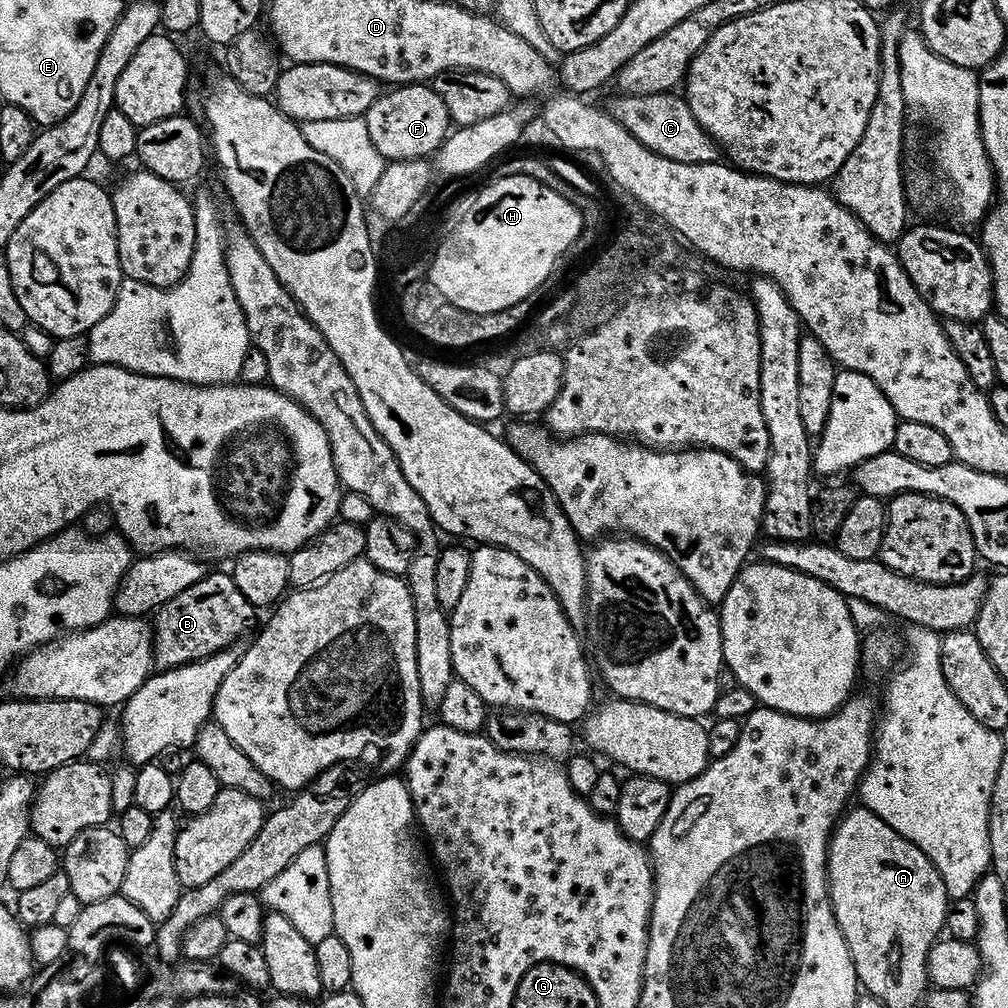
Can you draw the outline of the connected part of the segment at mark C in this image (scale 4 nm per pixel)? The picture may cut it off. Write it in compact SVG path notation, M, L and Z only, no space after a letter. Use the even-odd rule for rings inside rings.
M676 94L659 96L625 95L616 104L615 119L628 135L652 153L684 165L714 164L719 161L719 145L697 122L687 101Z

